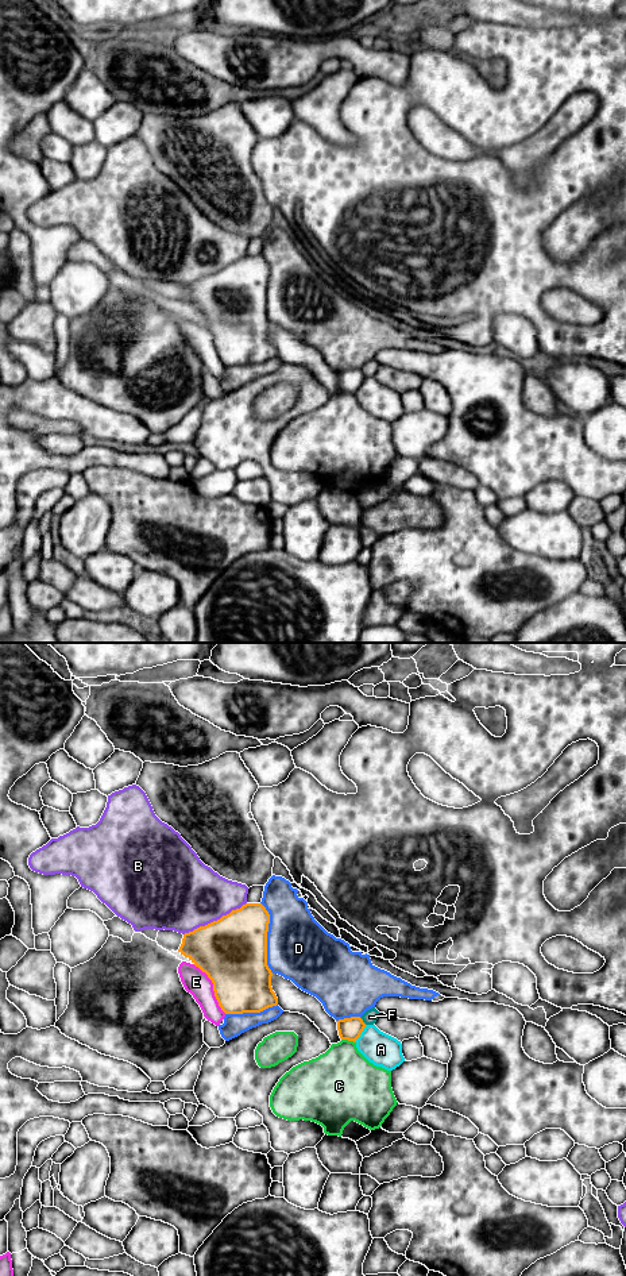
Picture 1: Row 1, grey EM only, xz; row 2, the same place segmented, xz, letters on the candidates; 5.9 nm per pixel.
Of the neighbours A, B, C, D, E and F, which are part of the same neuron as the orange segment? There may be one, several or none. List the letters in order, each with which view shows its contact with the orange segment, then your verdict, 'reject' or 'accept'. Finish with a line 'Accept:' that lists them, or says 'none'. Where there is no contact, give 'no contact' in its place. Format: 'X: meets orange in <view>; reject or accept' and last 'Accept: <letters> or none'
A: meets orange in xz; reject
B: meets orange in xz; reject
C: meets orange in xz; reject
D: meets orange in xz; reject
E: meets orange in xz; reject
F: meets orange in xz; reject
Accept: none

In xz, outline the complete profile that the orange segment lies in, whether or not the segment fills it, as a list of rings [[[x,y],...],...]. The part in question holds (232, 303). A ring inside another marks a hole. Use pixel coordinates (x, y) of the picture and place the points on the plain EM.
[[[246,255],[183,286],[178,304],[208,327],[225,366],[260,365],[278,356],[267,317],[268,275],[262,255]]]

